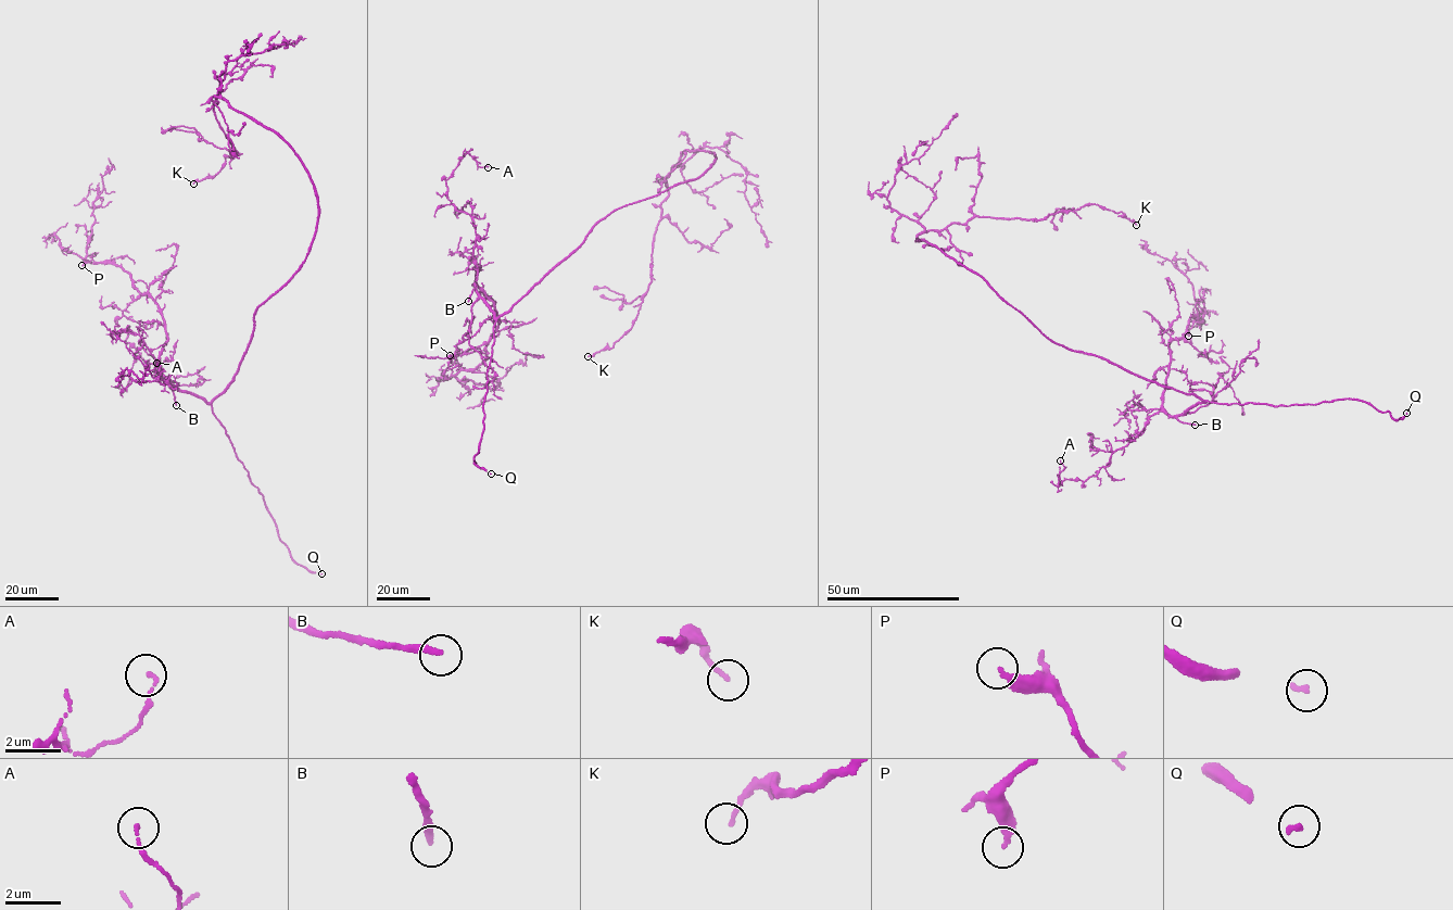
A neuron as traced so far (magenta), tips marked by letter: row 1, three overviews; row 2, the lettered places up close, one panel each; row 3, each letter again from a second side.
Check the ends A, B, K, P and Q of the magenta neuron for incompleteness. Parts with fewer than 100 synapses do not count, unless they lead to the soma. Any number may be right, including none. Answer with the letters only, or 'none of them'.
B, Q

